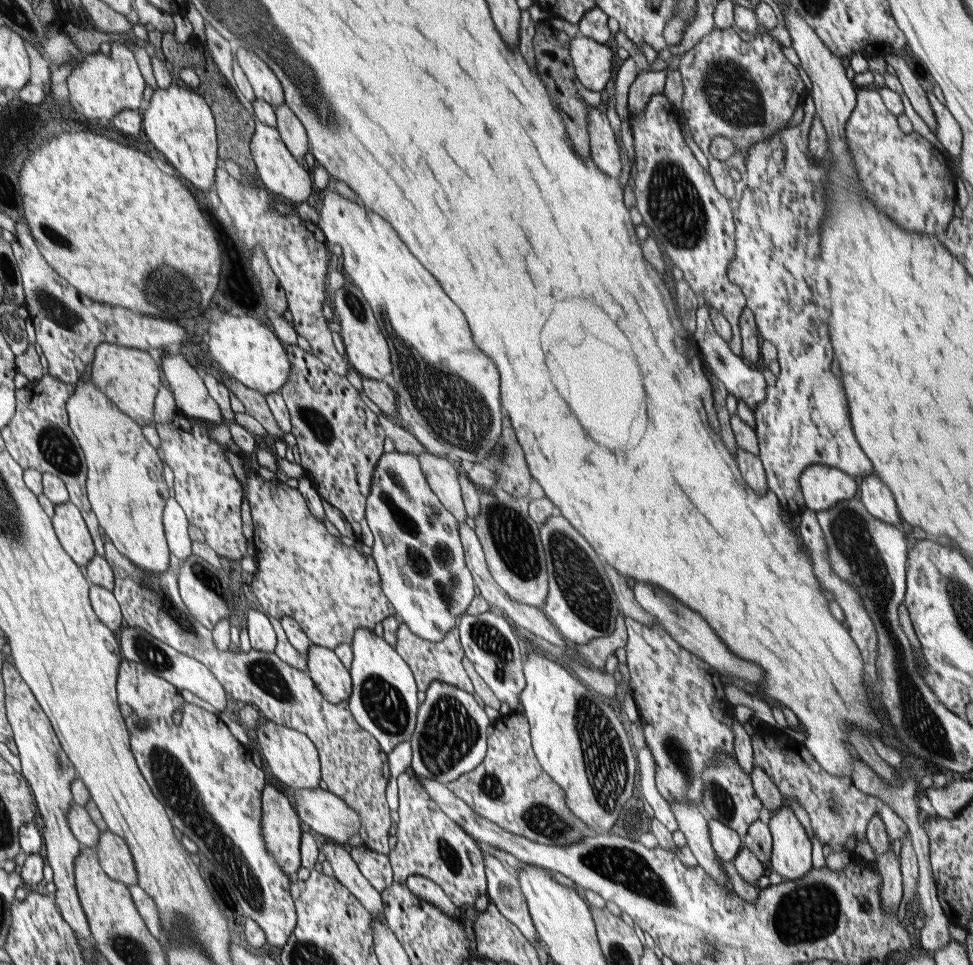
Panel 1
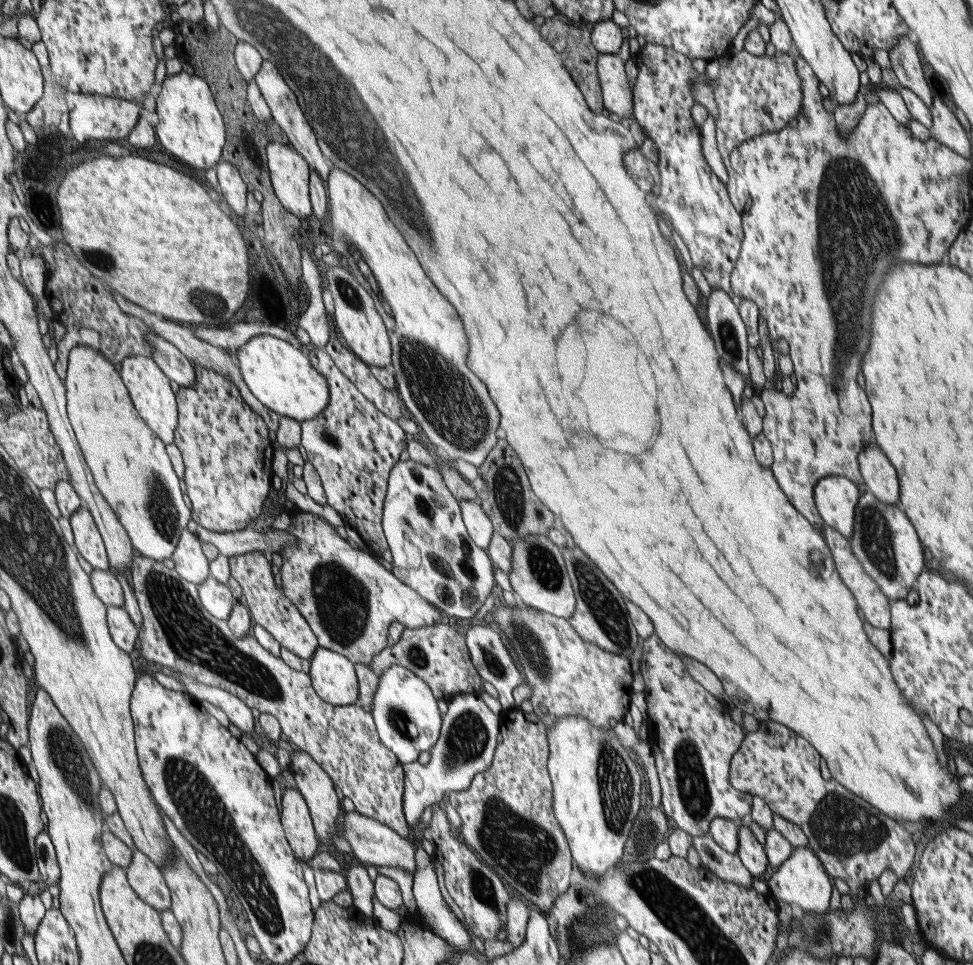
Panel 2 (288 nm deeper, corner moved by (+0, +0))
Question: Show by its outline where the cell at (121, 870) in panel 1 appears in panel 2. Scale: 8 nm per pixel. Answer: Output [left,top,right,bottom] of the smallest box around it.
[125,848,171,910]

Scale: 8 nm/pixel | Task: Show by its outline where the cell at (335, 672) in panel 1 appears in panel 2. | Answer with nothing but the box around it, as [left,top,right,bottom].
[309,648,359,706]

